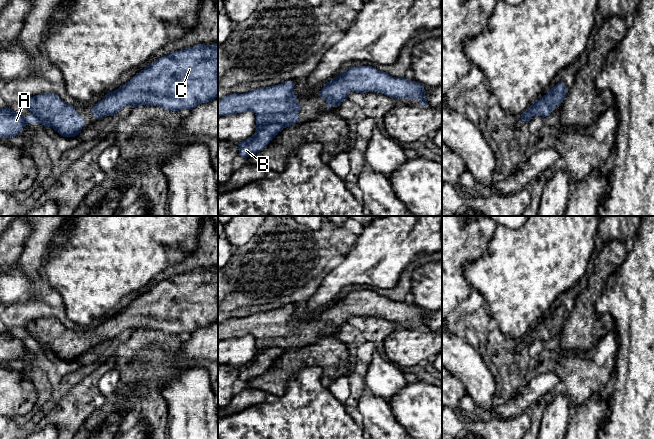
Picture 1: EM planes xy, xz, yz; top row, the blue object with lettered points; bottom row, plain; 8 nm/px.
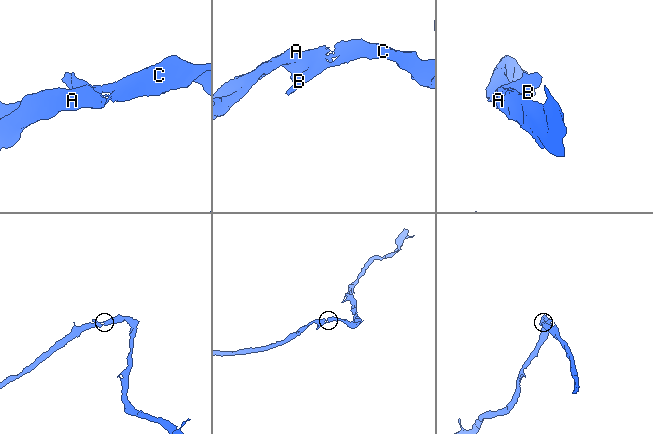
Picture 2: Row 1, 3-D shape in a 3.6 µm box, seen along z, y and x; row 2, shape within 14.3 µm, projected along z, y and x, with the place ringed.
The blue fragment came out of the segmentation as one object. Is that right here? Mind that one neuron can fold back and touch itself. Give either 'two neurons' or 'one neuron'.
one neuron

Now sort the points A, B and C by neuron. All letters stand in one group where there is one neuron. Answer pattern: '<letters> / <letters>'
A B C

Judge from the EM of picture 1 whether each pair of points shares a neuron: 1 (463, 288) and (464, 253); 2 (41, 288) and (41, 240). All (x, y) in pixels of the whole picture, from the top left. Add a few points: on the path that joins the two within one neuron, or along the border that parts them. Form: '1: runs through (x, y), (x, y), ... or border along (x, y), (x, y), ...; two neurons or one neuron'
1: runs through (458, 279), (458, 262); one neuron
2: runs through (36, 276), (35, 252); one neuron

